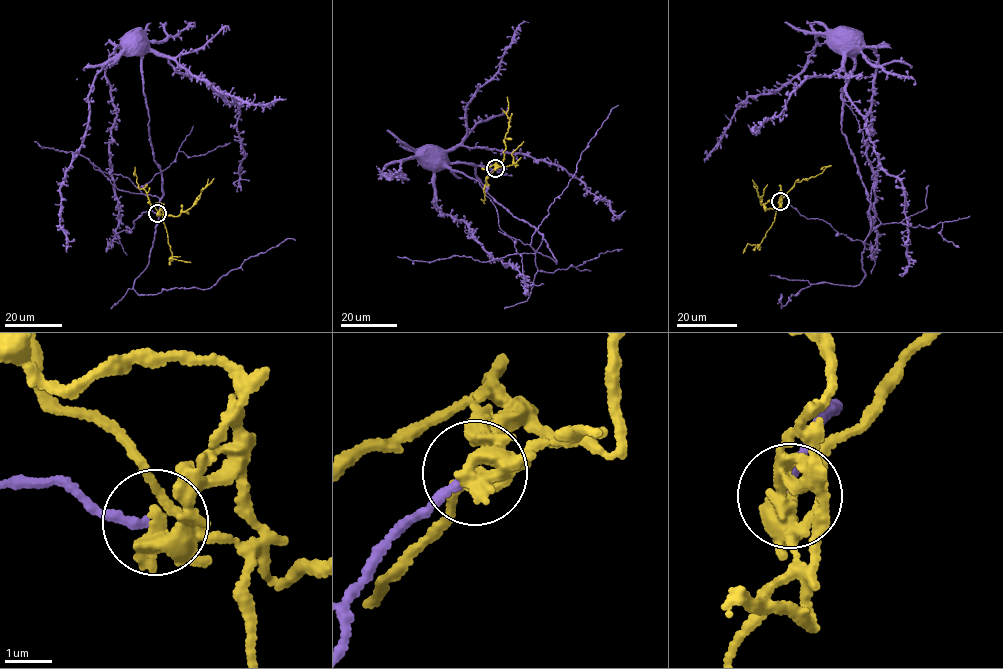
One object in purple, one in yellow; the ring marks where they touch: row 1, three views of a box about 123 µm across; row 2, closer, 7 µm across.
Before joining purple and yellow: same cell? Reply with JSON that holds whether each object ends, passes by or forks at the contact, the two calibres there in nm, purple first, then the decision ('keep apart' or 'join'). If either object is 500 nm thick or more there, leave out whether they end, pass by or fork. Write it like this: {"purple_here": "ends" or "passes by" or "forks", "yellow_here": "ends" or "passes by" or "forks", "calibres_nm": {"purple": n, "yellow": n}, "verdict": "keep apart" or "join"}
{"purple_here": "ends", "yellow_here": "ends", "calibres_nm": {"purple": 190, "yellow": 440}, "verdict": "keep apart"}

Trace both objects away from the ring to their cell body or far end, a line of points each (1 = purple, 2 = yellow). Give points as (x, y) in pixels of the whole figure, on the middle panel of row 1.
1: (494, 169), (485, 195), (525, 282), (439, 212), (435, 171), (447, 152), (552, 162), (616, 216)
2: (495, 168), (503, 166), (503, 140), (509, 125), (507, 96)

